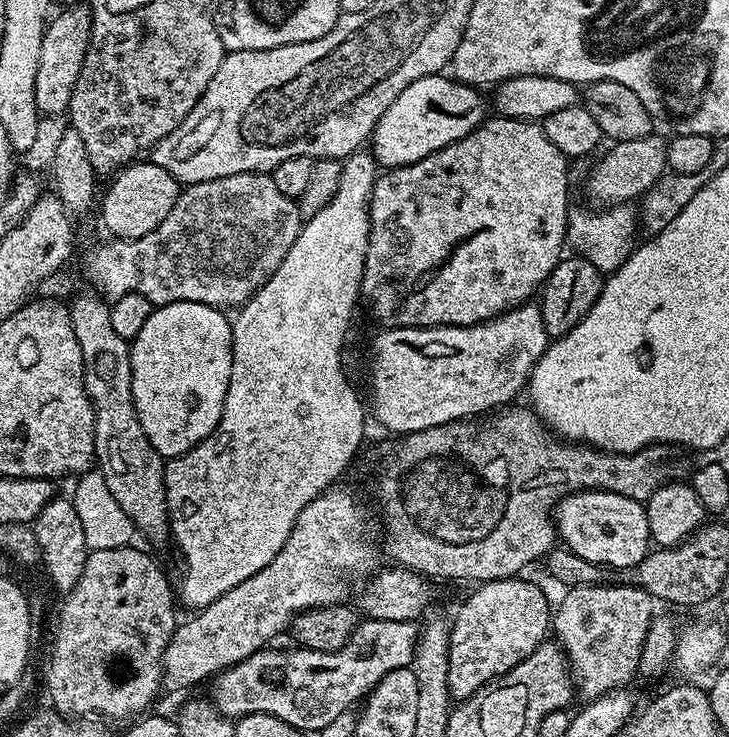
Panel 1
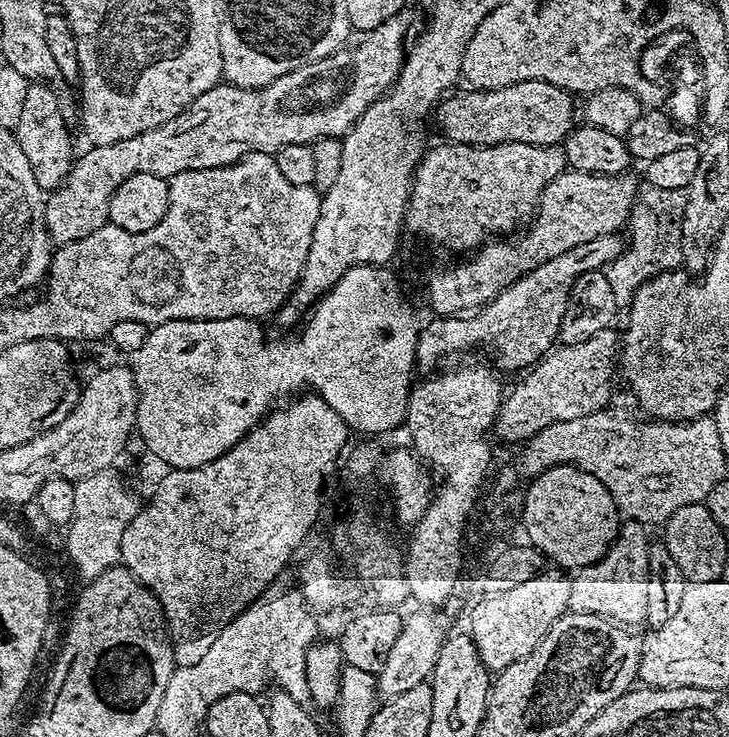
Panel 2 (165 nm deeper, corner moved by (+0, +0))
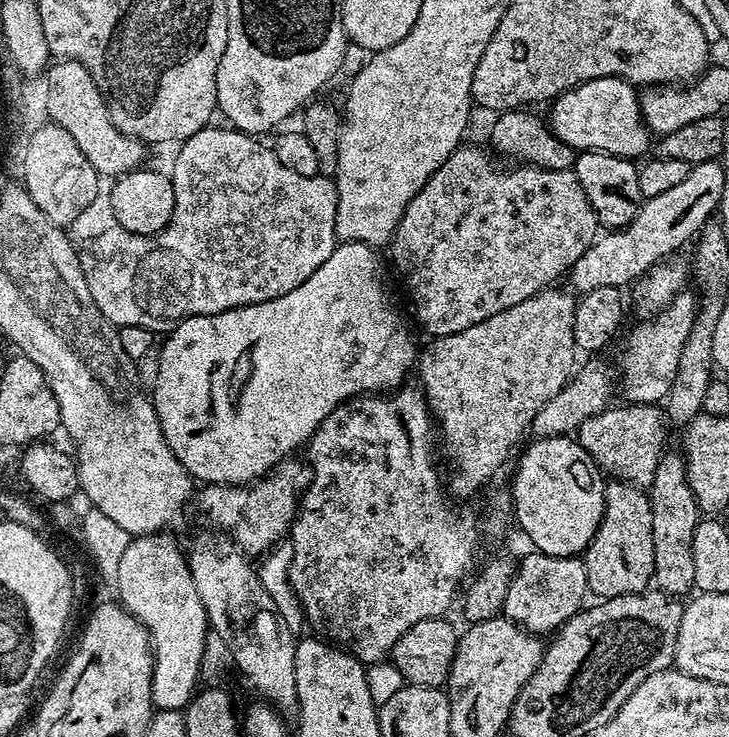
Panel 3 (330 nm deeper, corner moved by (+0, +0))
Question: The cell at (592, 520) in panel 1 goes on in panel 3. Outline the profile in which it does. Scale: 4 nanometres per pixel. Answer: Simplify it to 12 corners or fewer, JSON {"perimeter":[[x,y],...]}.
{"perimeter":[[571,435],[520,456],[510,504],[531,547],[580,556],[605,477]]}

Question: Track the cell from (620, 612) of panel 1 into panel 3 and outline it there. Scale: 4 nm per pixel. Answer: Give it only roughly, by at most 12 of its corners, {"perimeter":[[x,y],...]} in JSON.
{"perimeter":[[604,486],[604,517],[582,553],[593,597],[653,583],[649,493]]}

